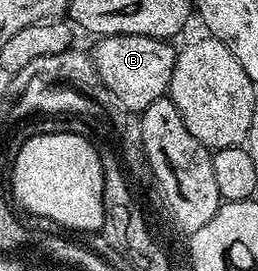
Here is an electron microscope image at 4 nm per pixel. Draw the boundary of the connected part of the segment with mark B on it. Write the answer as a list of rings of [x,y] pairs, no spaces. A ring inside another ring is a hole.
[[[103,36],[92,48],[94,65],[100,70],[100,78],[128,110],[141,113],[152,102],[163,99],[170,91],[170,79],[174,69],[175,45],[168,40],[147,36]]]

